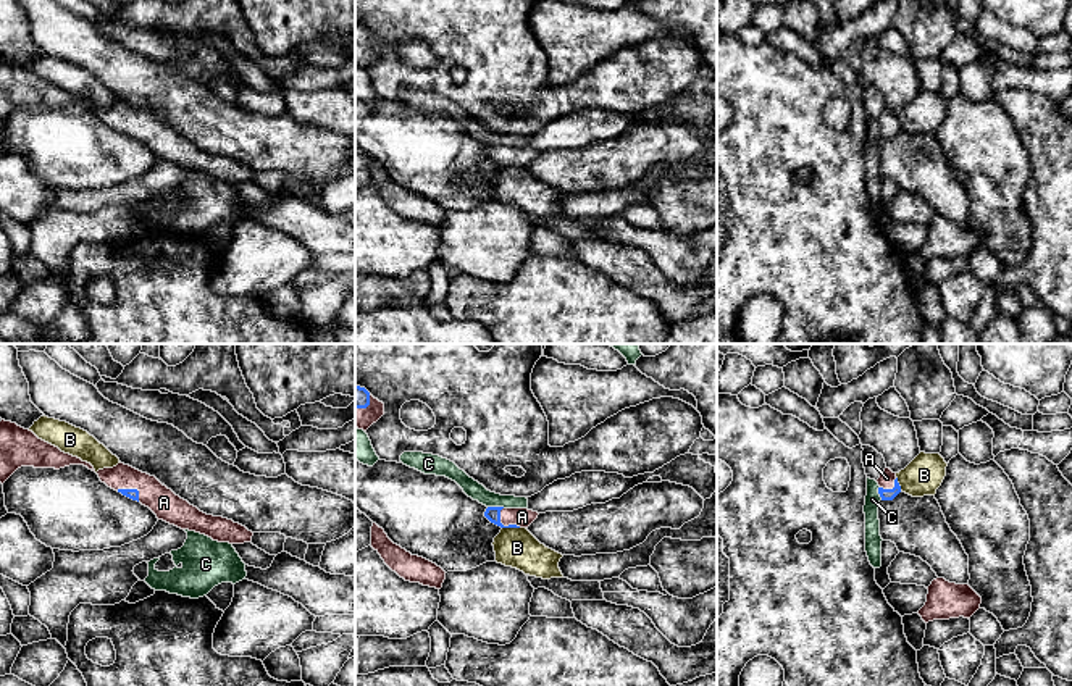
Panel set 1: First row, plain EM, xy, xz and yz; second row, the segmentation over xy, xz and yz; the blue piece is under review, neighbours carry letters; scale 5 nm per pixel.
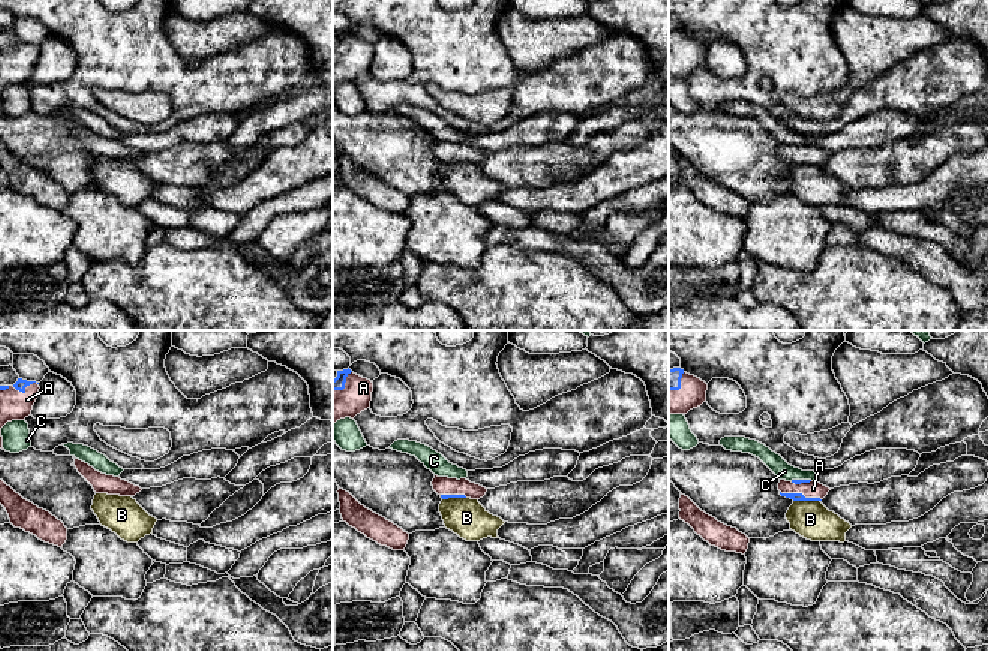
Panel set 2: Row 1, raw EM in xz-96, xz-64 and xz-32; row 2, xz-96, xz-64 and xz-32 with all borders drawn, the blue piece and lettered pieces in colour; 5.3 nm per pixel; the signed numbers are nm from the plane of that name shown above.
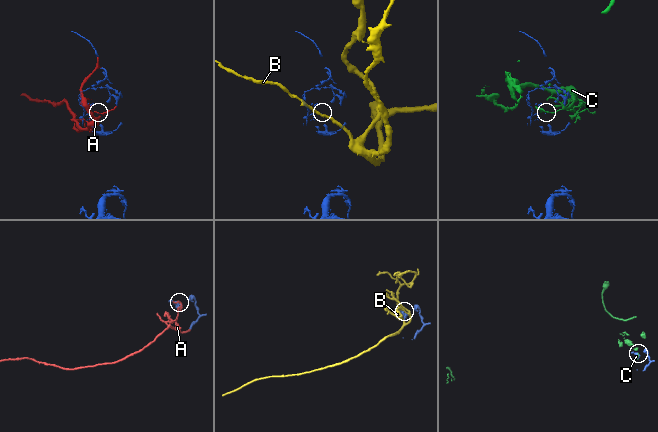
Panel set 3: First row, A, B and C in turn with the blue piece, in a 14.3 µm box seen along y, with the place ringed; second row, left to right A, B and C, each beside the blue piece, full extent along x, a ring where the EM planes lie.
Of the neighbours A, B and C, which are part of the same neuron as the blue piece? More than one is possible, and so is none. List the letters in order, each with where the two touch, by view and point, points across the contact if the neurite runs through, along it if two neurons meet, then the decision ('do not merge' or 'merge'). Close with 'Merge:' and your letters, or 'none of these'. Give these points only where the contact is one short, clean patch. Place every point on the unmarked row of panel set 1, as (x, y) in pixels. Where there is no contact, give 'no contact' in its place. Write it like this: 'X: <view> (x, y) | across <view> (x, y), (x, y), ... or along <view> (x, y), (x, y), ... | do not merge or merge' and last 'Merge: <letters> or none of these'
A: xz (506, 165) | merge
B: xz (510, 165) | along xz (502, 165), (519, 167) | do not merge
C: xz (496, 146) | do not merge
Merge: A

